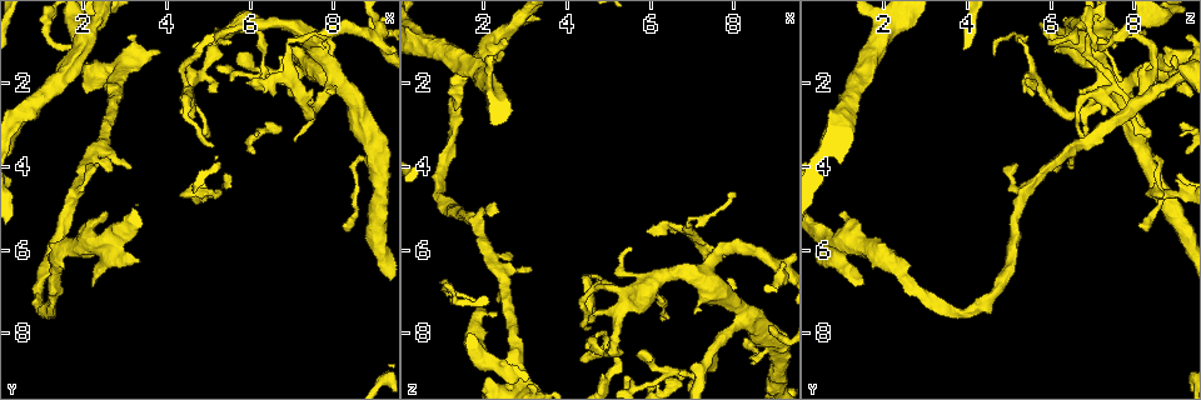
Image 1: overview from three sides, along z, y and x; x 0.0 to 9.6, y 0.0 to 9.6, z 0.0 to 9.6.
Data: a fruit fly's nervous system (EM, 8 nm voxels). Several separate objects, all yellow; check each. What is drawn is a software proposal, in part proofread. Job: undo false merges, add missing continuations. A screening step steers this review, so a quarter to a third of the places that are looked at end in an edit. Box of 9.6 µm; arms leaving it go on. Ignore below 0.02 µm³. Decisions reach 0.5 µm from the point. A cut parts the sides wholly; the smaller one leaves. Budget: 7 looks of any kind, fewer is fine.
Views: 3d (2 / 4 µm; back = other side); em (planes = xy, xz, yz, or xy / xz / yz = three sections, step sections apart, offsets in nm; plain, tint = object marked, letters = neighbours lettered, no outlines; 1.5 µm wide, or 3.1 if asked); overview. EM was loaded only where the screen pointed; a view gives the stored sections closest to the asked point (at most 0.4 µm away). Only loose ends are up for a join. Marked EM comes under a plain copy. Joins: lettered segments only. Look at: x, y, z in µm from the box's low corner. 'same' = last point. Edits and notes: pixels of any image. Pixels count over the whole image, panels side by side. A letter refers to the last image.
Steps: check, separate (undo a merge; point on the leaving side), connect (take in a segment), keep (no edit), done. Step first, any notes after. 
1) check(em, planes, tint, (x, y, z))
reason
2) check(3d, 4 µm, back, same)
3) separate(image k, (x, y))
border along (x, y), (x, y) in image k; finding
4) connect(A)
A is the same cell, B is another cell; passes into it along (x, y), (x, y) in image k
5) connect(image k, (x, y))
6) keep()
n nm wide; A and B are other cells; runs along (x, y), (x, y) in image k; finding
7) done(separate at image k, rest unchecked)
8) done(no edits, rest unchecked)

check(3d, 2 µm, back, (3.20, 4.05, 6.50))
an open end

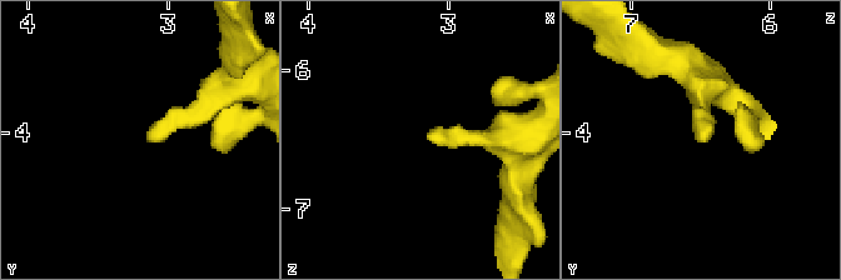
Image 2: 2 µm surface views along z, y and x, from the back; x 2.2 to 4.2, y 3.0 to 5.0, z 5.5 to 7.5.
check(em, yz, step 4, tint, (3.14, 4.04, 6.46))
shape alone is not enough

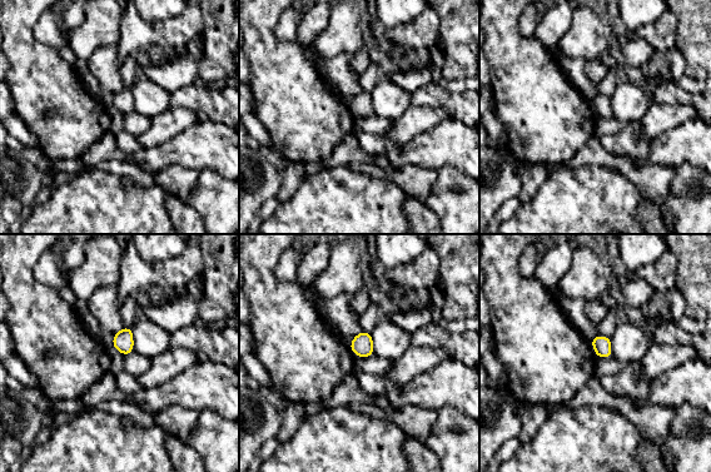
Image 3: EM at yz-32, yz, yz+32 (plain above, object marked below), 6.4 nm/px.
check(em, xz, step 4, letters, same)
another direction

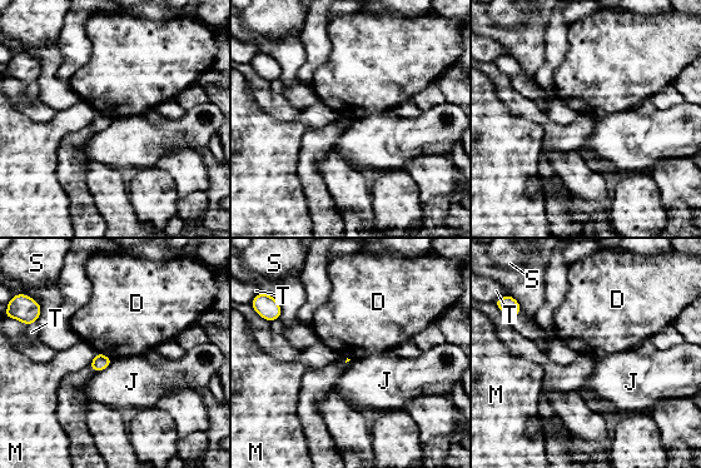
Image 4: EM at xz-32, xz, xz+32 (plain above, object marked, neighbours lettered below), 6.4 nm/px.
keep()
D, J, M, S and T are other cells; border along (98, 350), (112, 359) in image 4; no lettered segment goes on from it

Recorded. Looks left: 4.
check(3d, 4 µm, (4.50, 1.50, 8.45))
thin end

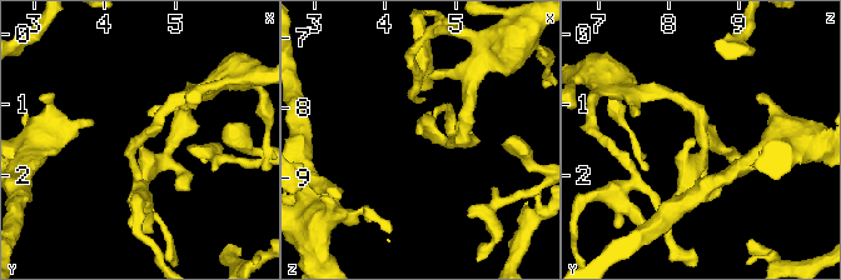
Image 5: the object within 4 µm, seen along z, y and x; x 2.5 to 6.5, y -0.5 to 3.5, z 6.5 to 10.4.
check(em, planes, letters, (4.45, 1.55, 8.40))

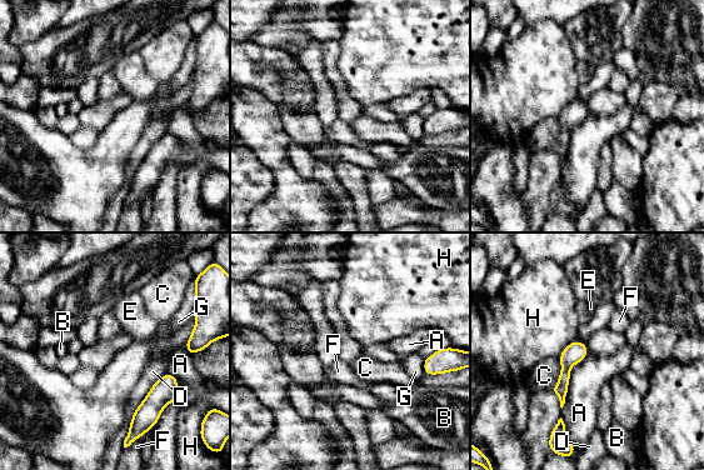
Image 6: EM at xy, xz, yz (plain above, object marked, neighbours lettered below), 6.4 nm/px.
keep()
A, B, C, D, E, F, G and H are other cells; none of them fits

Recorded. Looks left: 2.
check(em, 3.1 µm, planes, letters, (5.10, 3.55, 6.80))
branch stops here

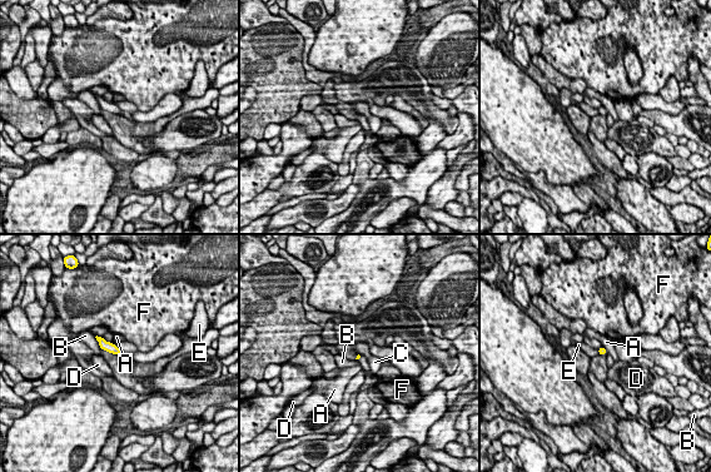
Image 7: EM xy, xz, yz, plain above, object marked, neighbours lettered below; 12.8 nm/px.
keep()
A, B, C, D, E and F are other cells; none of them fits

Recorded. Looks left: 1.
done(no edits, rest unchecked)

